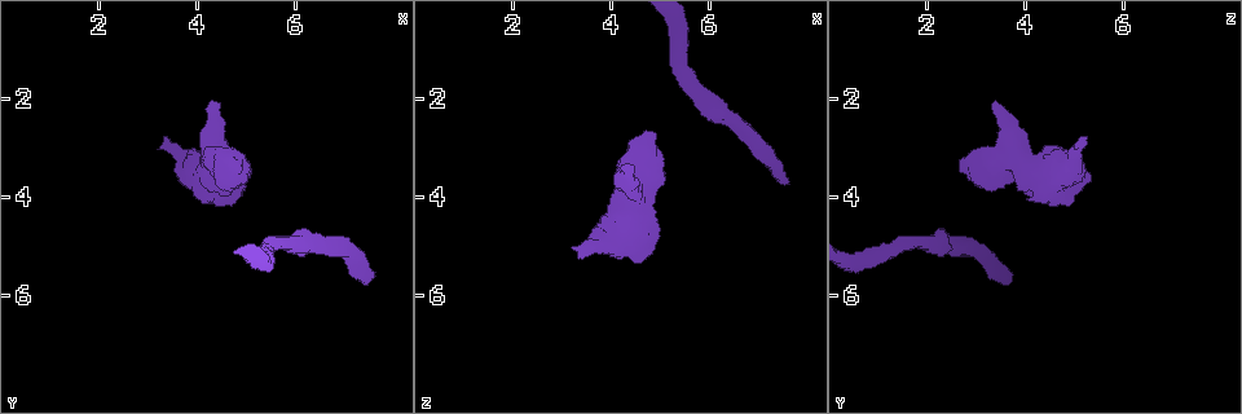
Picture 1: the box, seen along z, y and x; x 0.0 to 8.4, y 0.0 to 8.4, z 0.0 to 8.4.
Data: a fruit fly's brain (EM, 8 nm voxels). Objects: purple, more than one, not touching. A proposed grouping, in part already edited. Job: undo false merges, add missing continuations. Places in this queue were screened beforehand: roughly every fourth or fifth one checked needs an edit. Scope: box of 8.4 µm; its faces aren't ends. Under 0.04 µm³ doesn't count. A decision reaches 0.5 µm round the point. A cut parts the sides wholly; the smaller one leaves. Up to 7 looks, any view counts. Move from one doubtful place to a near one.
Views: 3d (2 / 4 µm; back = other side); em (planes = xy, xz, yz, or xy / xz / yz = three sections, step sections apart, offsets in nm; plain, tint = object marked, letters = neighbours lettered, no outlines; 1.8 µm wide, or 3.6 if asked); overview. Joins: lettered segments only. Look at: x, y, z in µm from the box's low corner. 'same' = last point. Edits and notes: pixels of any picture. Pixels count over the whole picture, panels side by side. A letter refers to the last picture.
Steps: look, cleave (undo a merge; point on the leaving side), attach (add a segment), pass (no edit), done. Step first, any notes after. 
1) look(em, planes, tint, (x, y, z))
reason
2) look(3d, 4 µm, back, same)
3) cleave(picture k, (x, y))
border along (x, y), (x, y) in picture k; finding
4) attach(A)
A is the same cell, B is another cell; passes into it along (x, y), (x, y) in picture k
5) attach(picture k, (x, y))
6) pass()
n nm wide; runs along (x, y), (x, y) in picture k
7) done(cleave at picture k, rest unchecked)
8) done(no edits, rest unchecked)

look(em, xy, step 8, letters, (7.60, 5.60, 3.70))
an open end

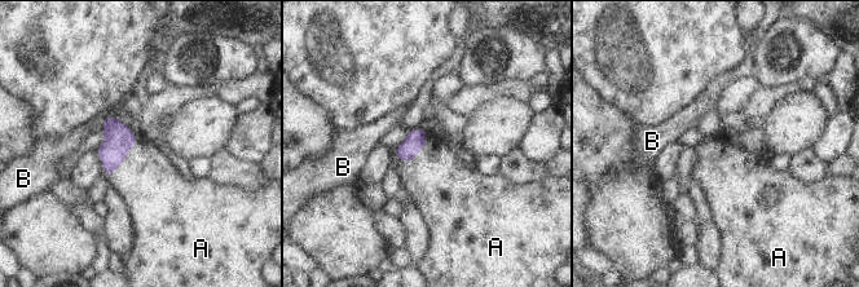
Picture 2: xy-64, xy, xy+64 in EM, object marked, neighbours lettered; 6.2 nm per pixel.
attach(A)
A touches over 320 nm; A is the same cell, B is another cell; it goes on there

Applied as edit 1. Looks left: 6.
look(3d, 4 µm, (4.25, 2.05, 3.40))
thick end

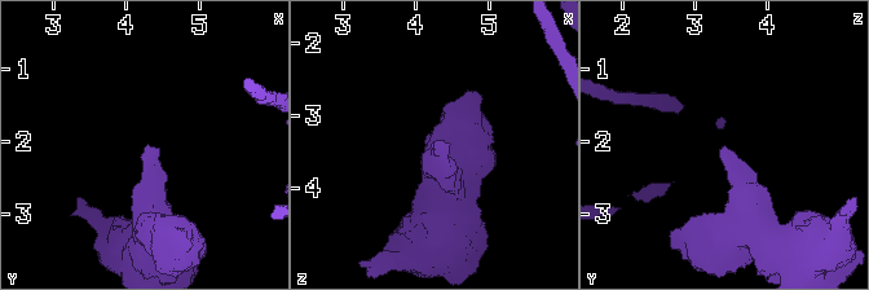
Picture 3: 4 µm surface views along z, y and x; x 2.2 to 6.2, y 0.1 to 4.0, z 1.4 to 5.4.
look(em, planes, letters, (4.25, 2.10, 3.40))

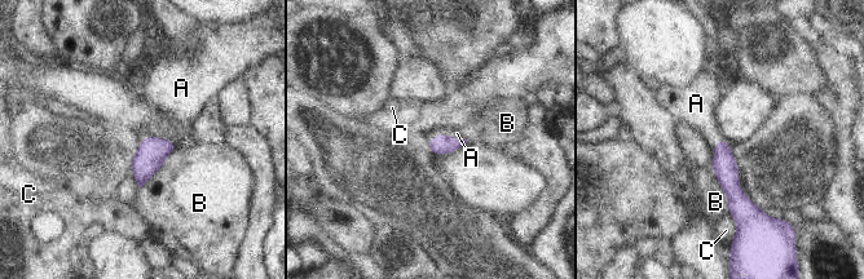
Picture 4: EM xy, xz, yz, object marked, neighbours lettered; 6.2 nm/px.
attach(A)
A is the same cell, B and C are other cells; it goes on there

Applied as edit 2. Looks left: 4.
look(overview)
redraw

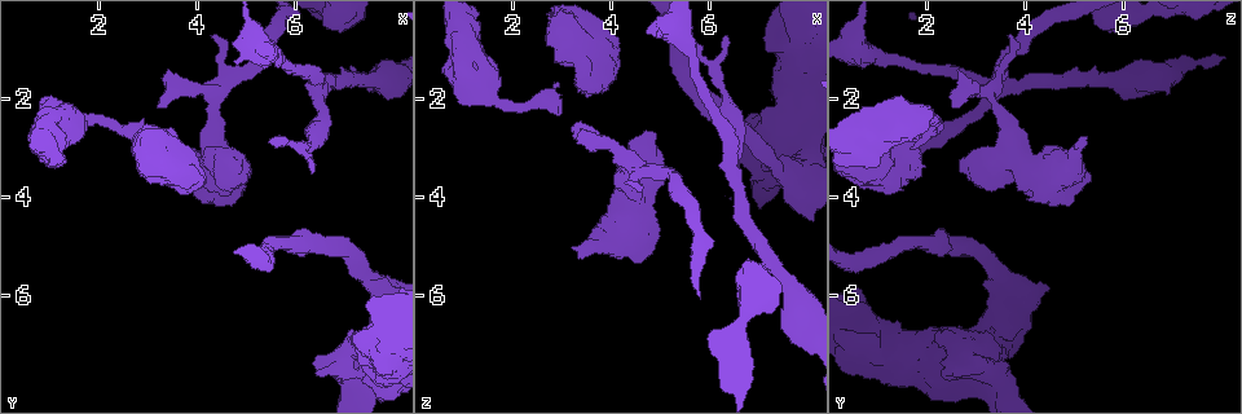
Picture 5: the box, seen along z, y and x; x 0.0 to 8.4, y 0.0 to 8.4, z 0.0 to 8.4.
look(em, planes, plain, (3.35, 2.80, 5.25))
an open end

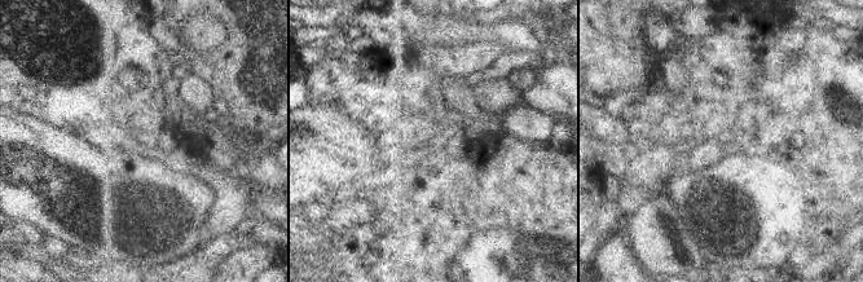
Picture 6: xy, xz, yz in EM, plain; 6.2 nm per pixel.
look(em, planes, letters, same)

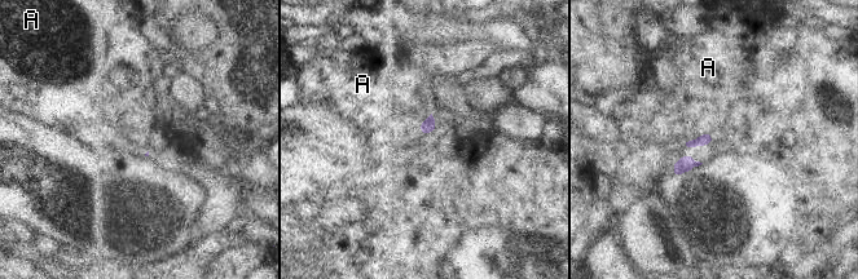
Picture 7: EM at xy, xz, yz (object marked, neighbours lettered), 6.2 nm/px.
pass()
A is another cell; border along (713, 134), (702, 133), (686, 142) in picture 7; no lettered segment goes on from it

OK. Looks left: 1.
done(attach at picture 2, attach at picture 4, rest unchecked)

